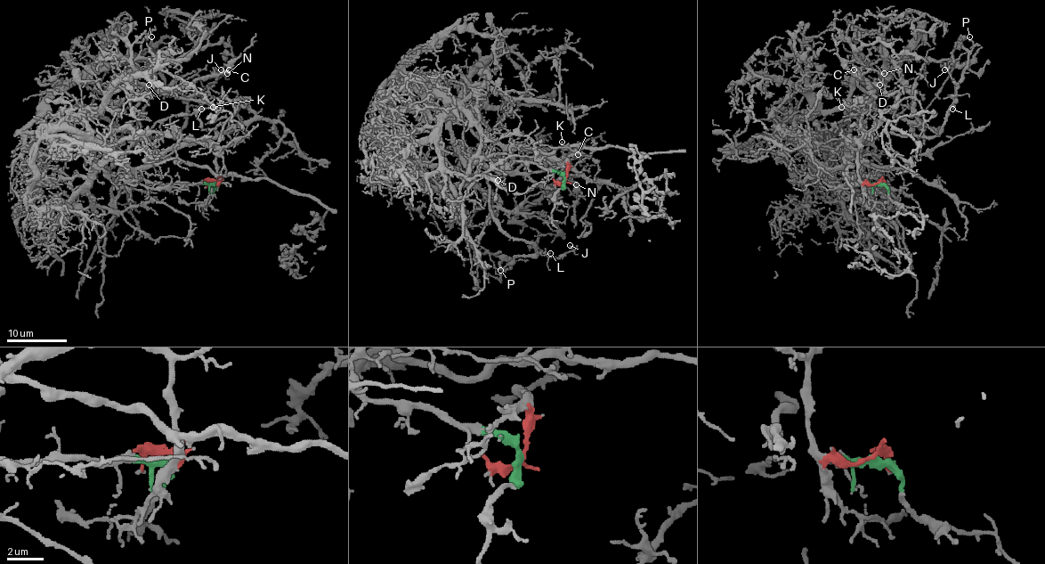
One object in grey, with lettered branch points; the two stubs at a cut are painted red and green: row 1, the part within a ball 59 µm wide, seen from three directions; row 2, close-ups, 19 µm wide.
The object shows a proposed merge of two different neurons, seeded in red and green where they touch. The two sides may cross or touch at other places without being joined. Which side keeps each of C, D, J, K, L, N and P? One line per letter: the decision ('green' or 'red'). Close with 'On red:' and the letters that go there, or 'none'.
C: red
D: red
J: green
K: red
L: green
N: red
P: green
On red: C, D, K, N

